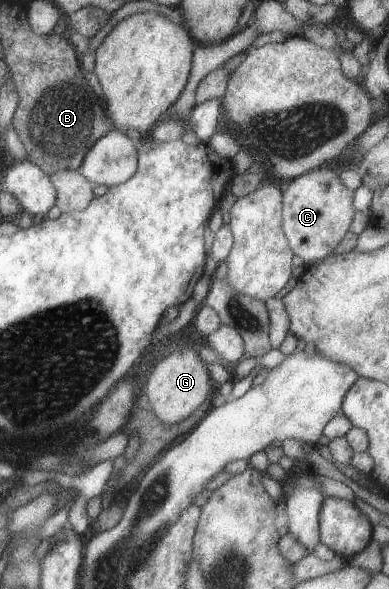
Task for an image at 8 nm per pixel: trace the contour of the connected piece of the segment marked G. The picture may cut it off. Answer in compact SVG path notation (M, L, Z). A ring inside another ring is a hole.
M177 348L153 366L145 380L145 399L142 405L153 415L167 425L173 425L185 420L192 414L201 402L209 396L211 381L206 365L201 362L196 348Z

